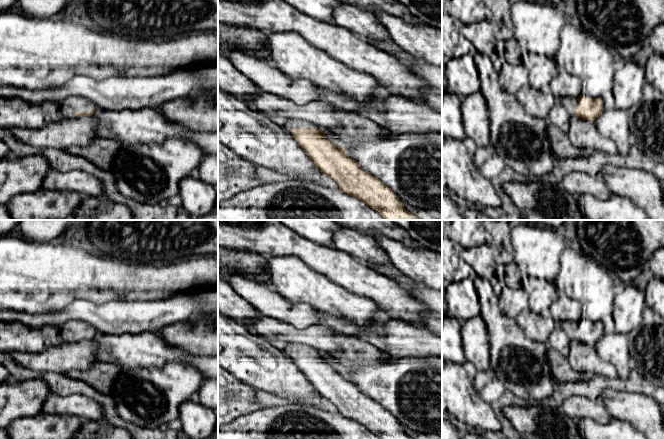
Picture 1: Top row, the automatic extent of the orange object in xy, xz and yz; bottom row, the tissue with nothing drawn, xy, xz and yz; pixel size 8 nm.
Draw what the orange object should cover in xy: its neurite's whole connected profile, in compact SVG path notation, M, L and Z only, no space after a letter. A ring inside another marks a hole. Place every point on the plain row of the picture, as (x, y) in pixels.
M69 320L60 327L60 333L65 340L82 341L92 340L98 331L84 321Z

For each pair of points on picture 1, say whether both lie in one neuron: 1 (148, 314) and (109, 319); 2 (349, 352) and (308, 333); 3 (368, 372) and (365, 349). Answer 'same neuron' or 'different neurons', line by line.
1: same neuron
2: same neuron
3: different neurons

